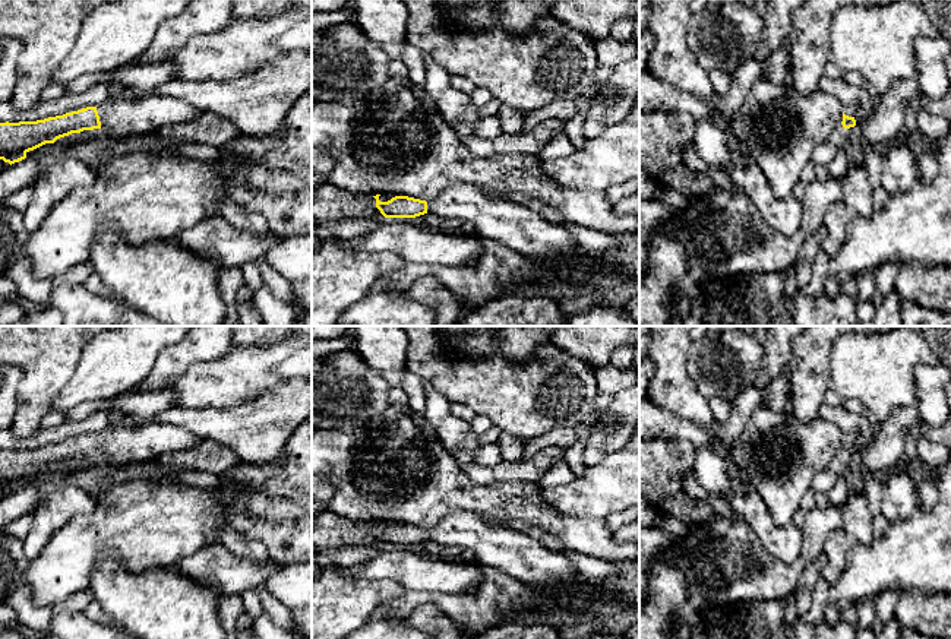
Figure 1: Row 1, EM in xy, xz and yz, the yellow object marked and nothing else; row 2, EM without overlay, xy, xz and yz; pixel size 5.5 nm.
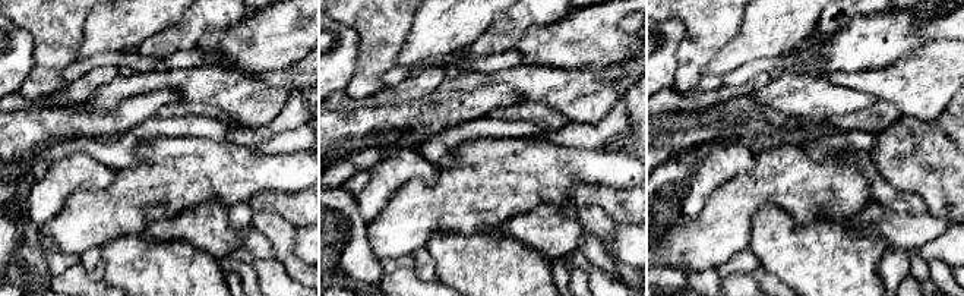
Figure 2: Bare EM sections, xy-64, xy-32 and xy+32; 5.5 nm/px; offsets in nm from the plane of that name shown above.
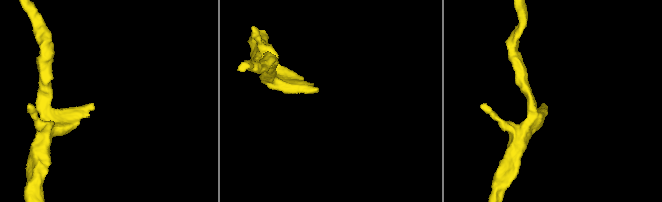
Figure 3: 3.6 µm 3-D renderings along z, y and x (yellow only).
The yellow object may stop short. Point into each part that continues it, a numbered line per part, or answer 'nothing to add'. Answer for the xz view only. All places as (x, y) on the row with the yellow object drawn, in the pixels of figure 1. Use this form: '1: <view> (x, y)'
1: xz (515, 227)

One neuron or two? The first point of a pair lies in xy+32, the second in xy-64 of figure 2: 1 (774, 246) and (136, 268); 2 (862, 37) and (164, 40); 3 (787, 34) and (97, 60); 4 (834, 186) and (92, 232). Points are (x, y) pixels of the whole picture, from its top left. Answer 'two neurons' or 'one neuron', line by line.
1: one neuron
2: two neurons
3: two neurons
4: one neuron

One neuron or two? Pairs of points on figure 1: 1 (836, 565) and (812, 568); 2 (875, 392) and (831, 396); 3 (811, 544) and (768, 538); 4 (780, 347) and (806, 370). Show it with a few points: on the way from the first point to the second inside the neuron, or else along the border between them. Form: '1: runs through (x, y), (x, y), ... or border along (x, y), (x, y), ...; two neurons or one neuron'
1: border along (824, 553), (825, 563), (820, 575); two neurons
2: border along (828, 388), (843, 399); two neurons
3: border along (802, 530), (795, 562), (770, 554); two neurons
4: border along (795, 341), (787, 370); two neurons

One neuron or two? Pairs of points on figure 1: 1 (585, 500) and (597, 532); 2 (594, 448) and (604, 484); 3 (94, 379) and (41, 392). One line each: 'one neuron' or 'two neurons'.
1: two neurons
2: two neurons
3: two neurons

